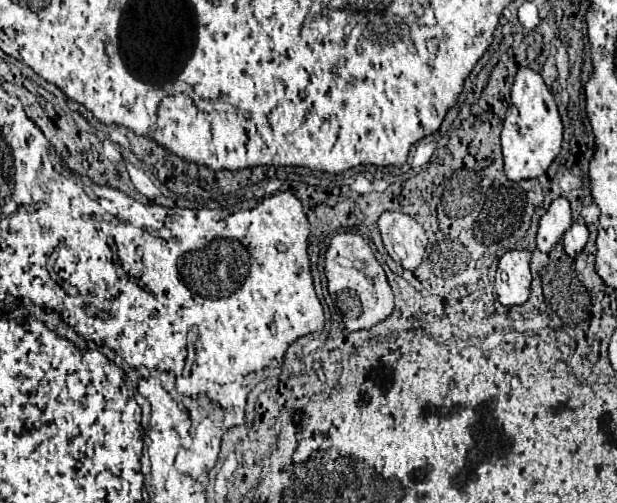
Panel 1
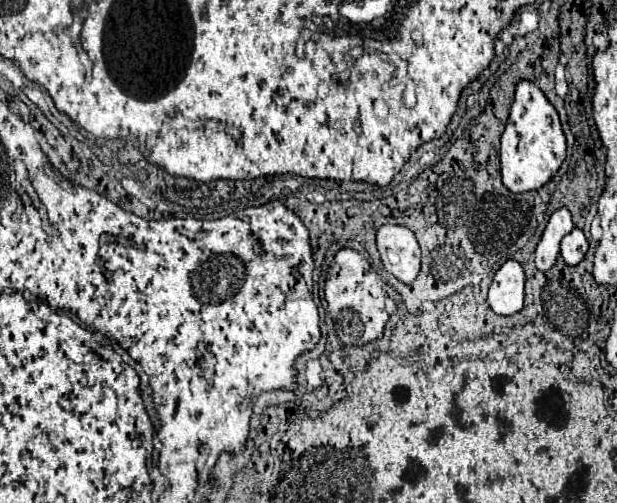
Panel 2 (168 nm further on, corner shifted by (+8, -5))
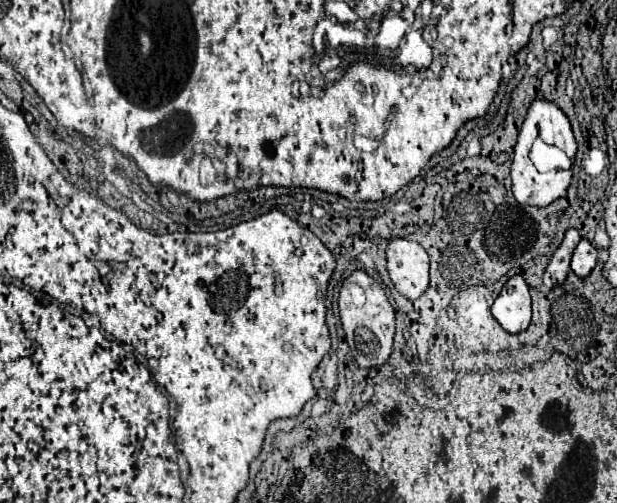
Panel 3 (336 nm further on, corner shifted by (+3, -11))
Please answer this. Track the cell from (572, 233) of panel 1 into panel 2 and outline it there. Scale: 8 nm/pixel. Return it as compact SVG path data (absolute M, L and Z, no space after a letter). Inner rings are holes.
M574 229L572 233L568 233L562 239L562 251L560 253L568 265L578 265L584 259L586 251L588 251L588 241L580 229Z

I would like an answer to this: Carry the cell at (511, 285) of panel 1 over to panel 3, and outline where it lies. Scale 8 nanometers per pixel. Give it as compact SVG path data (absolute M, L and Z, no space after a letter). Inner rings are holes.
M513 275L501 289L491 307L493 317L509 333L525 331L531 323L531 299L529 285L523 275Z

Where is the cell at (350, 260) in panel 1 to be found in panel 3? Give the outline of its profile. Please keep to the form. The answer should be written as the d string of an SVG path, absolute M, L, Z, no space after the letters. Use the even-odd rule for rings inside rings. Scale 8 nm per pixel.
M353 271L339 291L339 317L345 331L345 339L359 367L383 365L393 349L395 335L395 311L385 295L383 285L379 285L365 271Z

